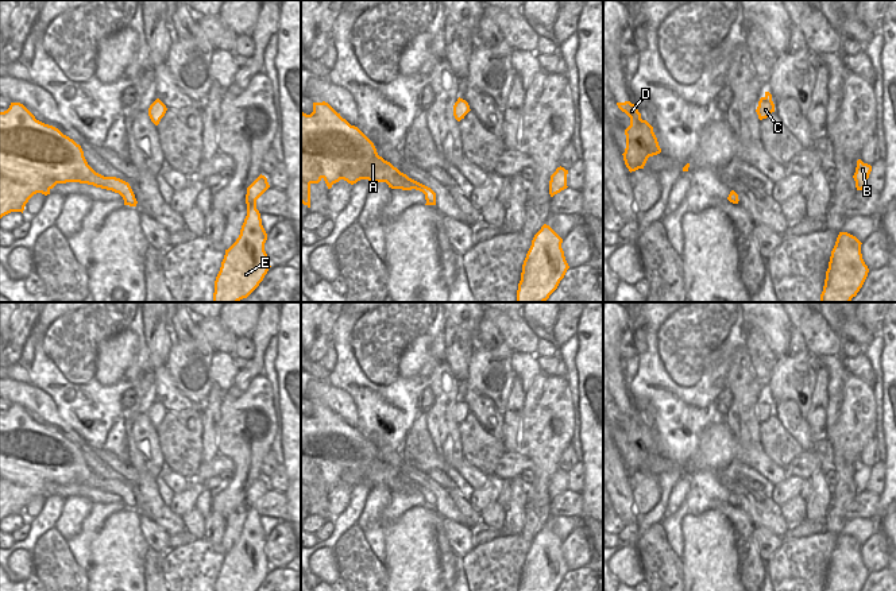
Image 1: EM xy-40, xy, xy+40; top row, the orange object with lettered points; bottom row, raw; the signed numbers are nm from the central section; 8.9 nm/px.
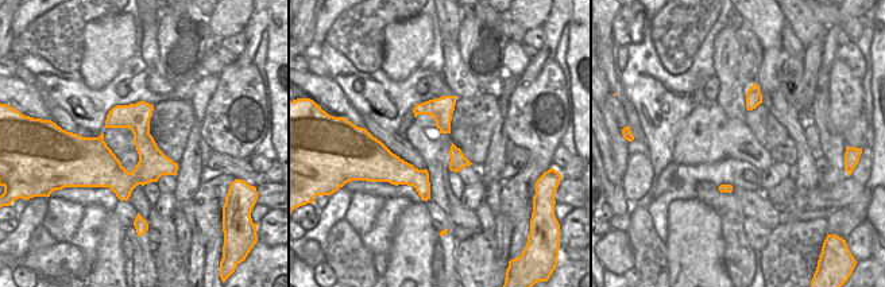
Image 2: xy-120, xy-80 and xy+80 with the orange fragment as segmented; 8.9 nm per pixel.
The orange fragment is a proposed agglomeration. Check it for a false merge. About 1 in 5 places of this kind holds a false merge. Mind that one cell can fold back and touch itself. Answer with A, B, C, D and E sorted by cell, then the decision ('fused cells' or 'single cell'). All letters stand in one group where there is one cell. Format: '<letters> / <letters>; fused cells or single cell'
A B C D E; single cell

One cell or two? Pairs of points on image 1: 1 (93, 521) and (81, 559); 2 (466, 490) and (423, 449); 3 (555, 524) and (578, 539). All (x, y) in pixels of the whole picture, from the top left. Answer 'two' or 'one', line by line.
1: one
2: one
3: two

